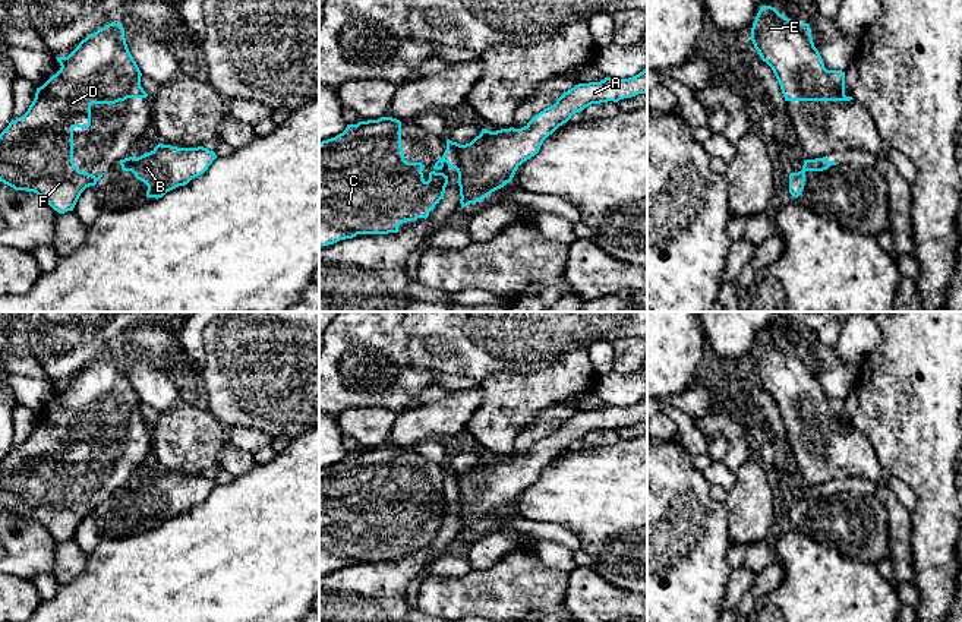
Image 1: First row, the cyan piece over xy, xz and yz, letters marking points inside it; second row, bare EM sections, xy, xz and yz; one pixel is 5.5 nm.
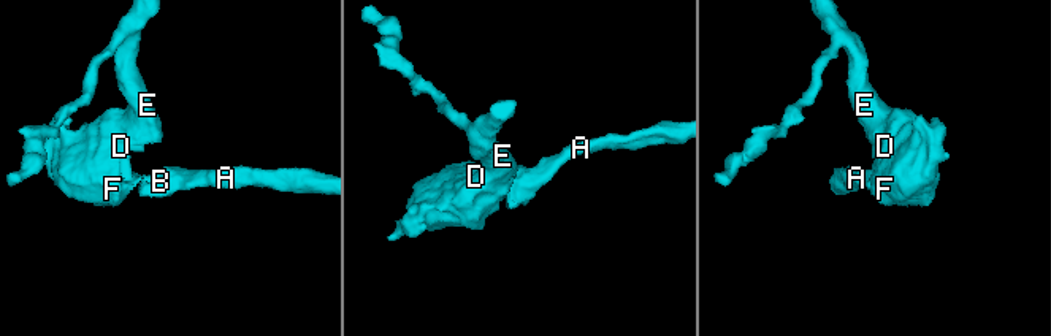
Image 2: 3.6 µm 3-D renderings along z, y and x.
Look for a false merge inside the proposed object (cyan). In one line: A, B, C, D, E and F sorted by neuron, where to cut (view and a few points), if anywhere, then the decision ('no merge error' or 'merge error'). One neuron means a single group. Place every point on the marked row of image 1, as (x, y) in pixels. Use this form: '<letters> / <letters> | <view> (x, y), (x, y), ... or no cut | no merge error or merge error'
A B / C D E F | xz (450, 141), (444, 161) | merge error

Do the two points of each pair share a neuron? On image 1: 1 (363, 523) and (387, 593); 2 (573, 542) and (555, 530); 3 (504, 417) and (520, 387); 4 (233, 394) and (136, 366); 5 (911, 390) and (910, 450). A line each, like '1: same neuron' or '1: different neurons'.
1: different neurons
2: same neuron
3: same neuron
4: different neurons
5: same neuron

